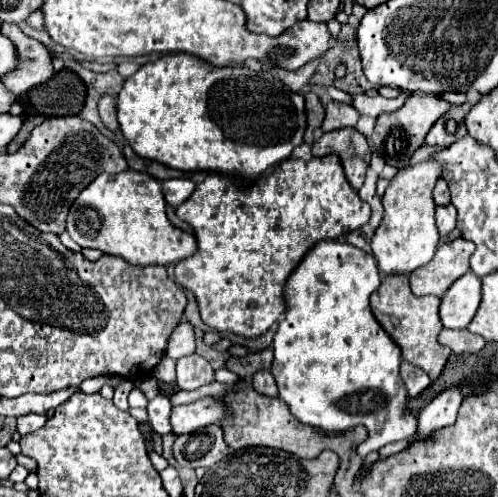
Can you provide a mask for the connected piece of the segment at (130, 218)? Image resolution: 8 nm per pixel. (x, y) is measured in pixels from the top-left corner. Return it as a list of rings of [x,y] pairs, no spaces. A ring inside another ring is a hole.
[[[123,171],[123,173],[117,173],[117,175],[101,173],[93,183],[89,183],[79,193],[79,197],[75,199],[75,203],[69,209],[67,233],[81,247],[99,249],[101,253],[107,253],[107,255],[113,255],[113,257],[121,257],[127,263],[139,265],[139,267],[179,263],[181,259],[187,259],[191,253],[195,253],[195,249],[197,249],[195,235],[175,227],[167,219],[161,185],[151,175],[139,173],[139,171]]]

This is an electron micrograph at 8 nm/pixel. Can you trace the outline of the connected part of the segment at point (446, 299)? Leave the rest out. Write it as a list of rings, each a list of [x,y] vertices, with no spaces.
[[[475,273],[459,277],[441,297],[441,323],[447,329],[465,329],[481,303],[481,279]]]

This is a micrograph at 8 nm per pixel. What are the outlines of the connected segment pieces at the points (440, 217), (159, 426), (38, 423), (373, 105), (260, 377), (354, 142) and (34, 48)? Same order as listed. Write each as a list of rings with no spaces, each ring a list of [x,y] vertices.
[[[447,205],[447,207],[437,207],[437,213],[435,213],[435,219],[437,219],[437,229],[439,229],[439,235],[445,237],[449,235],[453,229],[455,229],[455,207],[453,205]]]
[[[157,395],[153,401],[149,401],[147,405],[147,413],[149,413],[149,425],[155,433],[159,435],[167,435],[171,433],[171,425],[169,425],[169,415],[171,415],[171,403],[165,395]]]
[[[27,413],[23,417],[17,417],[17,431],[21,435],[25,433],[33,433],[39,427],[43,427],[43,423],[47,421],[47,415],[37,415],[37,413]]]
[[[401,91],[401,95],[395,97],[395,99],[385,99],[385,97],[381,97],[381,95],[375,95],[375,97],[353,95],[353,107],[355,107],[361,115],[379,117],[381,113],[393,113],[393,111],[397,111],[411,95],[413,95],[411,91]]]
[[[261,369],[259,373],[253,375],[253,389],[259,391],[259,393],[265,393],[265,395],[271,395],[271,397],[277,397],[277,389],[275,389],[275,381],[271,377],[271,371],[269,369]]]
[[[343,127],[323,133],[313,143],[313,155],[323,157],[329,153],[341,157],[347,181],[357,191],[365,181],[365,171],[371,161],[371,149],[367,139],[355,127]]]
[[[1,23],[1,33],[9,35],[13,43],[17,45],[19,51],[19,69],[3,77],[3,83],[9,91],[15,95],[27,93],[31,87],[47,81],[53,75],[53,65],[51,65],[51,55],[49,51],[35,39],[23,35],[21,31],[11,33],[7,27],[17,27],[15,23]]]

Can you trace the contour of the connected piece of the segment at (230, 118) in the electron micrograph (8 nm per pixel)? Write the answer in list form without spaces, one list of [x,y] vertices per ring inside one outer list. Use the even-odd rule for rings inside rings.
[[[169,53],[169,55],[159,57],[157,61],[145,63],[143,67],[139,67],[139,71],[135,75],[125,79],[125,83],[117,95],[117,119],[119,119],[123,137],[127,139],[127,143],[133,147],[133,151],[139,157],[159,161],[159,163],[179,169],[179,171],[203,171],[203,169],[219,171],[225,175],[241,177],[243,181],[249,183],[249,181],[257,179],[261,173],[265,173],[267,169],[279,165],[283,159],[289,159],[293,149],[303,143],[303,133],[305,133],[305,125],[307,125],[303,105],[305,105],[305,99],[301,95],[293,93],[291,89],[287,89],[281,81],[275,81],[275,77],[269,71],[253,71],[247,67],[213,67],[207,61],[203,61],[195,55],[189,55],[189,53]]]

